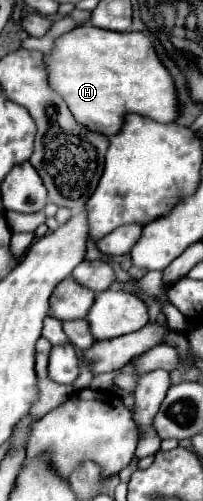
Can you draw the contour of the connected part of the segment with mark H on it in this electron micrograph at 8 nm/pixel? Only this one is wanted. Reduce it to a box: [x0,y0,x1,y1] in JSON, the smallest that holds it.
[44,26,178,136]

